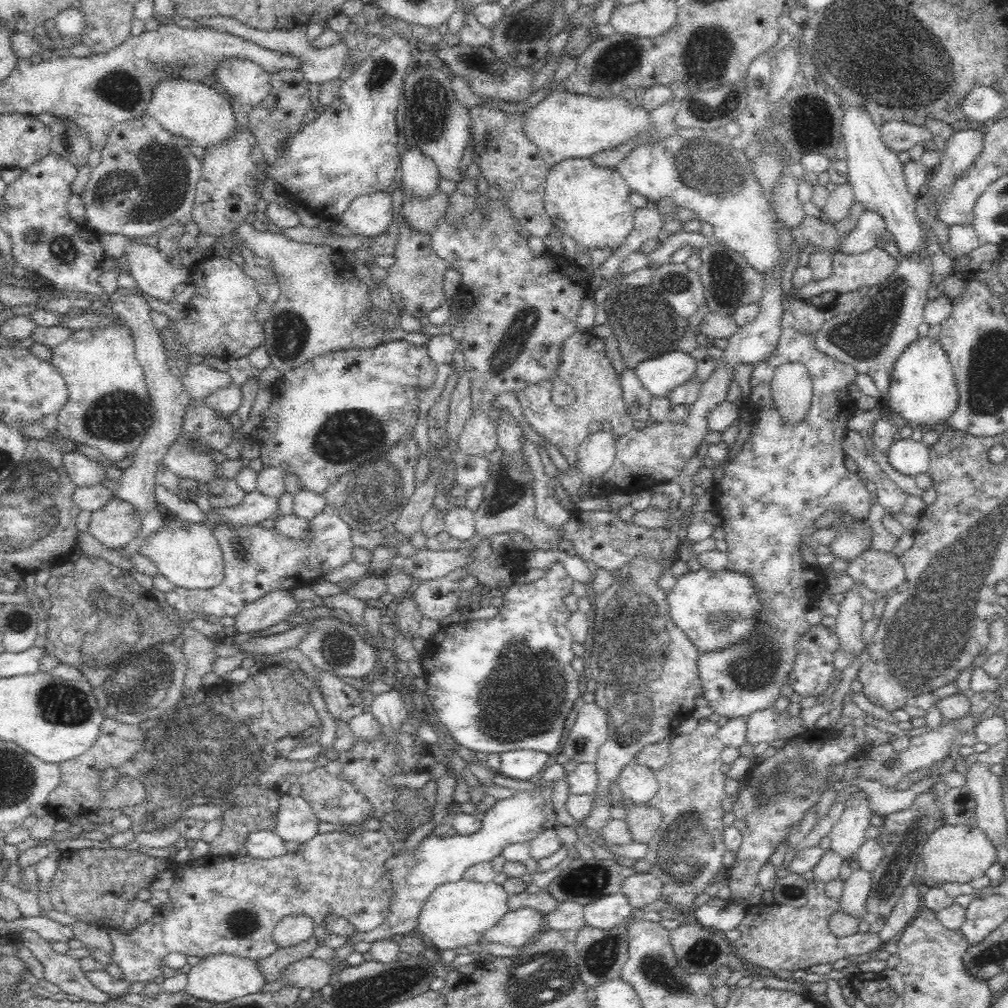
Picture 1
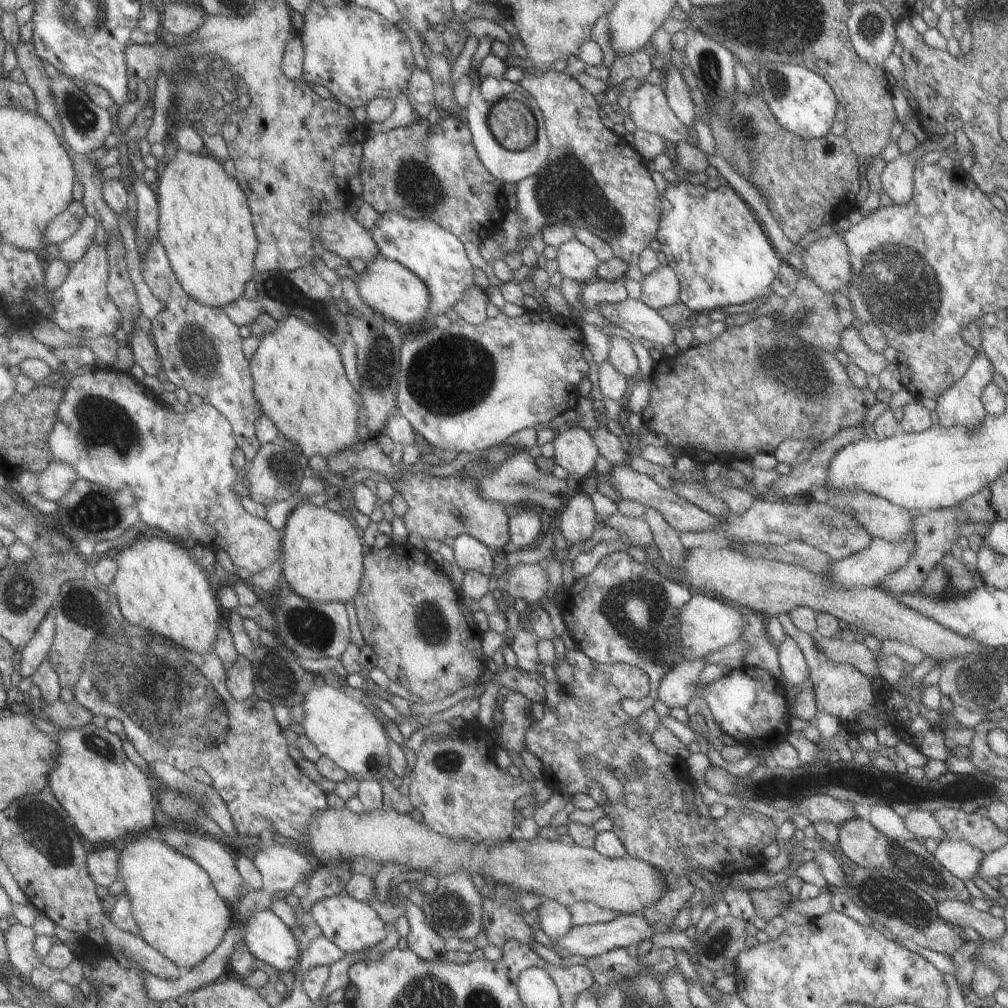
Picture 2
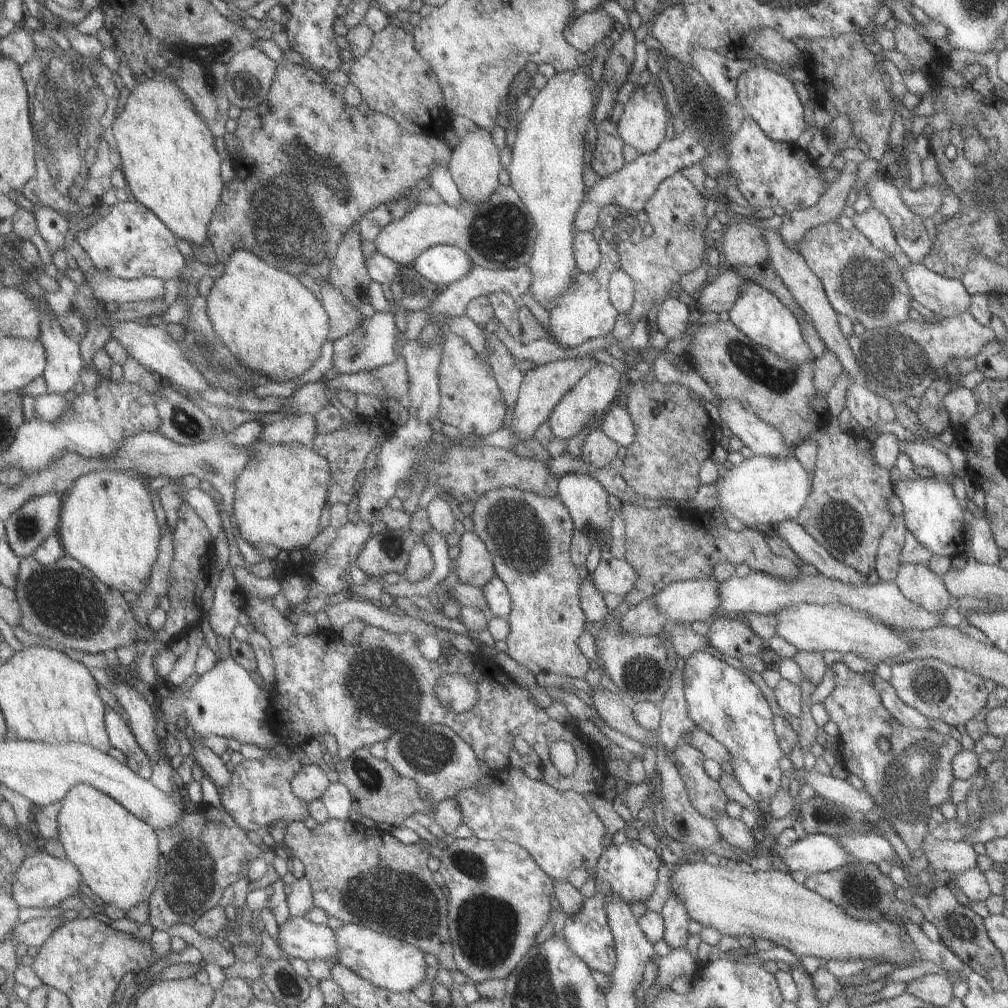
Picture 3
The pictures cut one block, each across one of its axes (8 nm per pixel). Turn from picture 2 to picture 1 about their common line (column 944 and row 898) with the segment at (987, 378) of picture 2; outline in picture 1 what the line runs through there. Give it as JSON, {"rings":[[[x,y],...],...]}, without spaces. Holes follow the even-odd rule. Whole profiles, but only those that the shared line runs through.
{"rings":[[[543,779],[544,788],[531,793],[517,792],[514,798],[505,800],[493,800],[493,809],[484,810],[484,816],[480,818],[482,830],[472,836],[452,836],[439,838],[433,835],[426,837],[413,849],[402,849],[385,862],[386,873],[392,885],[392,898],[390,908],[384,922],[378,928],[368,932],[360,932],[353,925],[346,926],[346,943],[353,945],[358,942],[372,944],[377,940],[390,939],[398,934],[413,932],[417,928],[417,919],[426,899],[434,889],[448,883],[458,882],[463,879],[463,874],[470,870],[471,866],[480,863],[491,862],[496,856],[500,856],[505,848],[520,842],[529,842],[542,834],[544,830],[555,828],[557,815],[552,805],[553,790],[550,784]]]}

